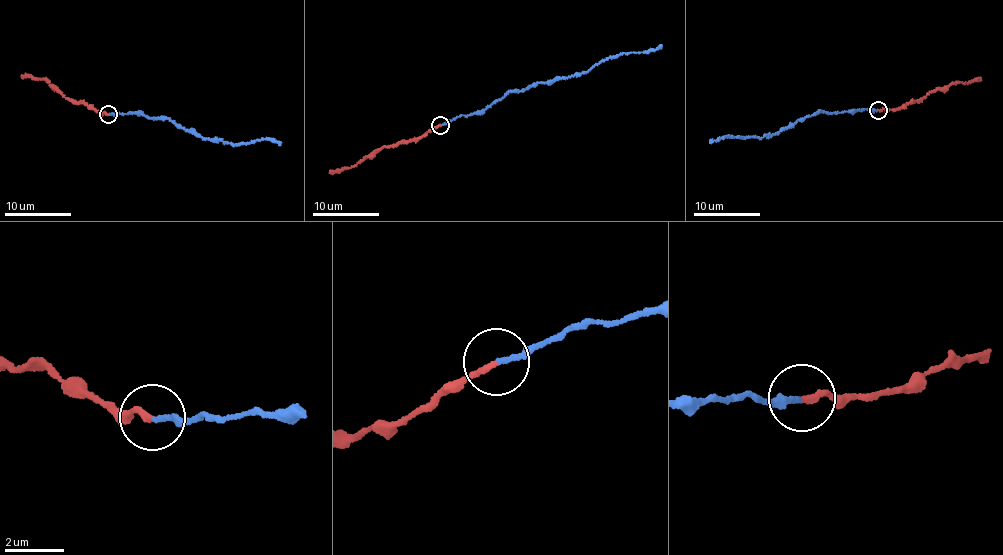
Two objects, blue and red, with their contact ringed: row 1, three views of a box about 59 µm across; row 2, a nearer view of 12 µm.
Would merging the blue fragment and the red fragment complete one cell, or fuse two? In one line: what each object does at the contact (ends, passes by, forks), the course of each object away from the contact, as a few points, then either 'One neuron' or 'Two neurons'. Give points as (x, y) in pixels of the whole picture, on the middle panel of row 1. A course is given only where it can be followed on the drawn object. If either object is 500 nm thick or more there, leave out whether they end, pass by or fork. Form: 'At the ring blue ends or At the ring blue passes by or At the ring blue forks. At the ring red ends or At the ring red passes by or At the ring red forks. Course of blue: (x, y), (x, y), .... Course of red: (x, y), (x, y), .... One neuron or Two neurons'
At the ring blue ends. At the ring red ends. Course of blue: (440, 124), (480, 115), (510, 91), (587, 73), (624, 53), (646, 53), (662, 45). Course of red: (440, 124), (416, 139), (383, 146), (357, 162), (329, 173). Two neurons

